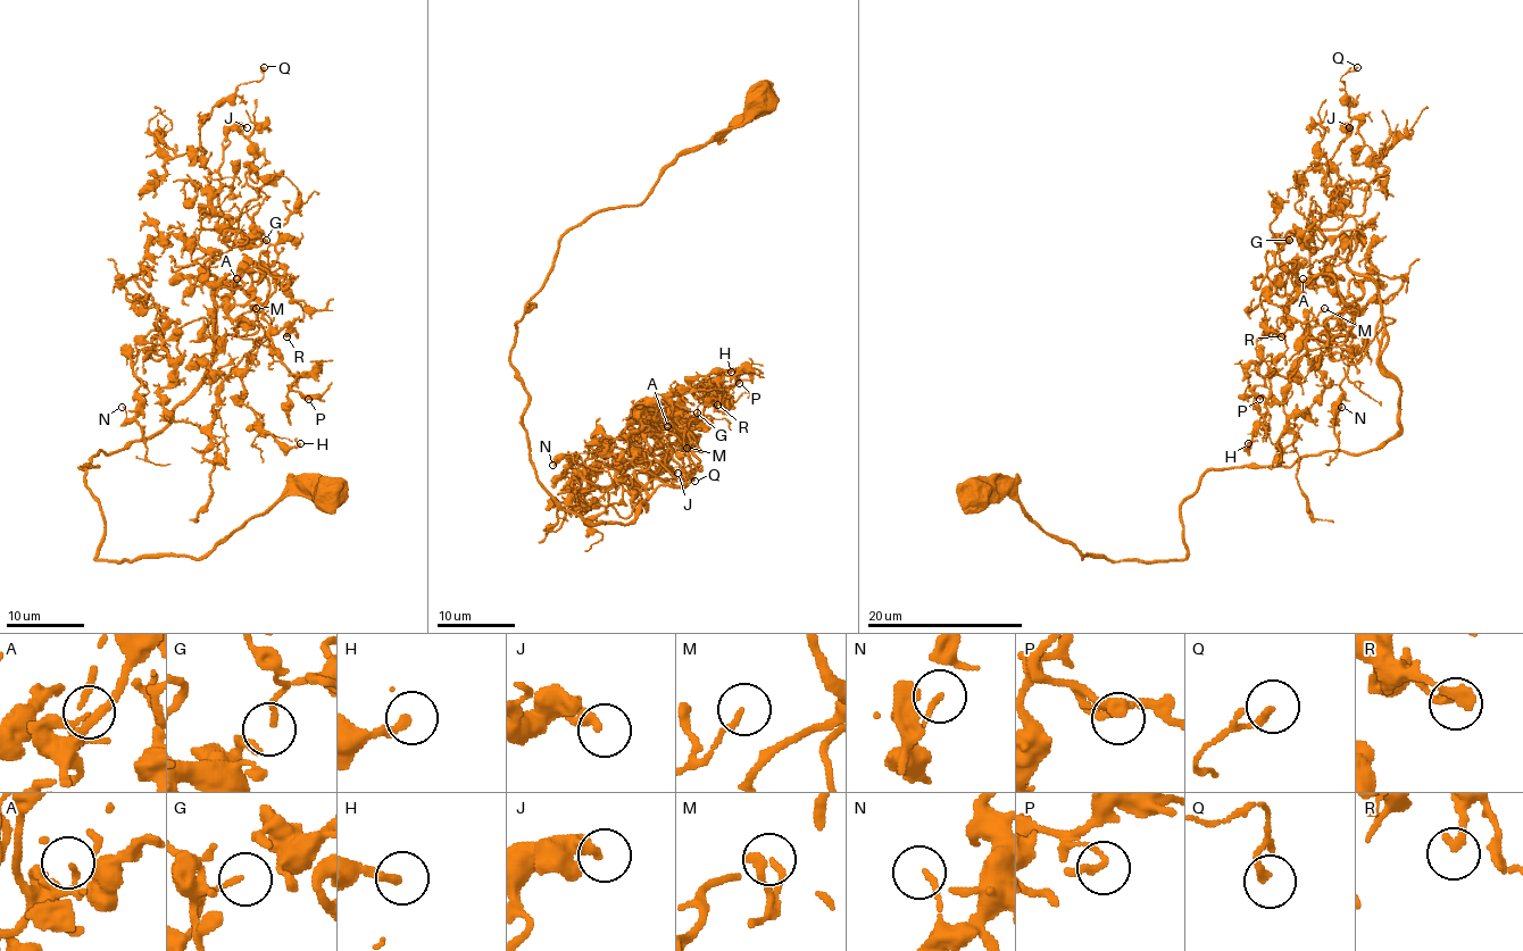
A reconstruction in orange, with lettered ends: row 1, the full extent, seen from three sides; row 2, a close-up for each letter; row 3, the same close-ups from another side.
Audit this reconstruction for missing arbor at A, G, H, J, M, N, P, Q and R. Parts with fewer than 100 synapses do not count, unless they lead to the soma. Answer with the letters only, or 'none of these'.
none of these

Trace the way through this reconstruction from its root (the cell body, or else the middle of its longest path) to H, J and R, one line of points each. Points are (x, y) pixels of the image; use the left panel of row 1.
H: (332, 492), (198, 558), (97, 560), (78, 467), (173, 418), (223, 281), (259, 342), (226, 376), (300, 443)
J: (332, 492), (198, 558), (97, 560), (78, 467), (211, 364), (206, 263), (236, 230), (206, 207), (247, 127)
R: (332, 492), (198, 558), (97, 560), (78, 467), (173, 418), (215, 289), (266, 300), (261, 251), (286, 336)

